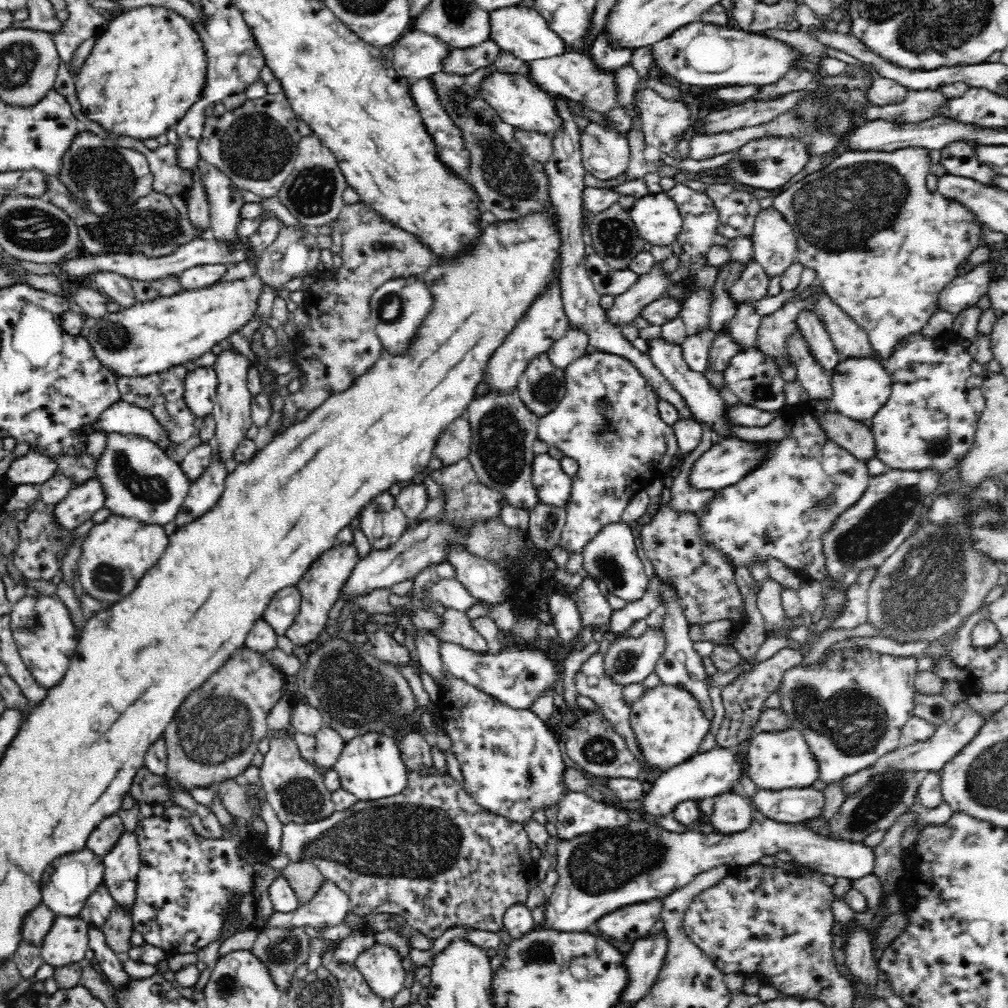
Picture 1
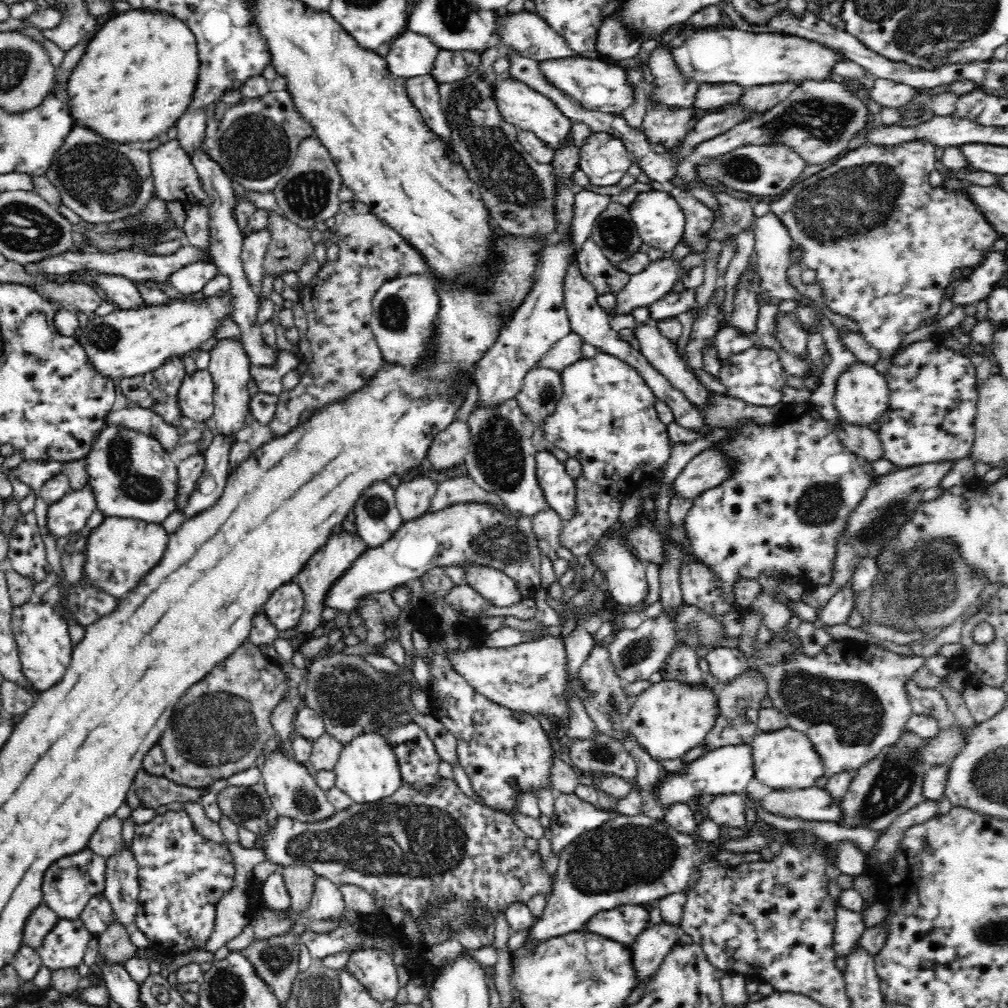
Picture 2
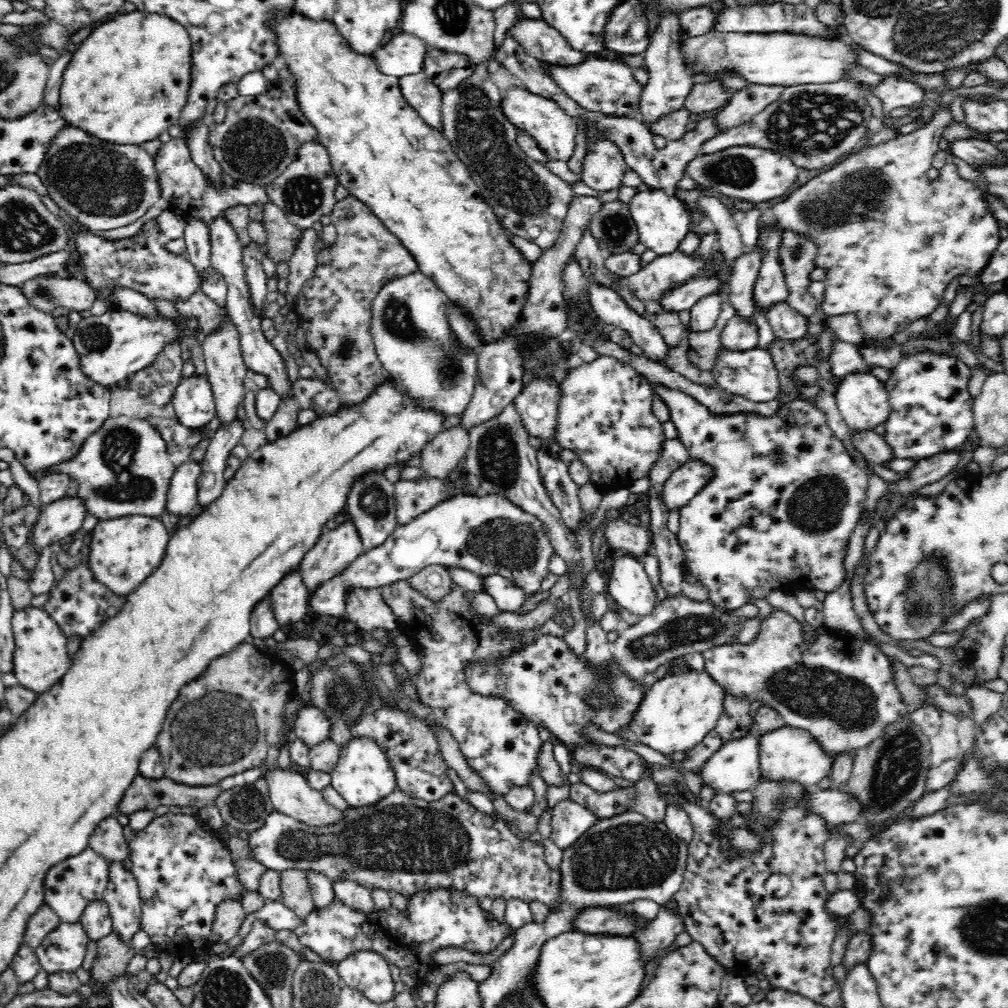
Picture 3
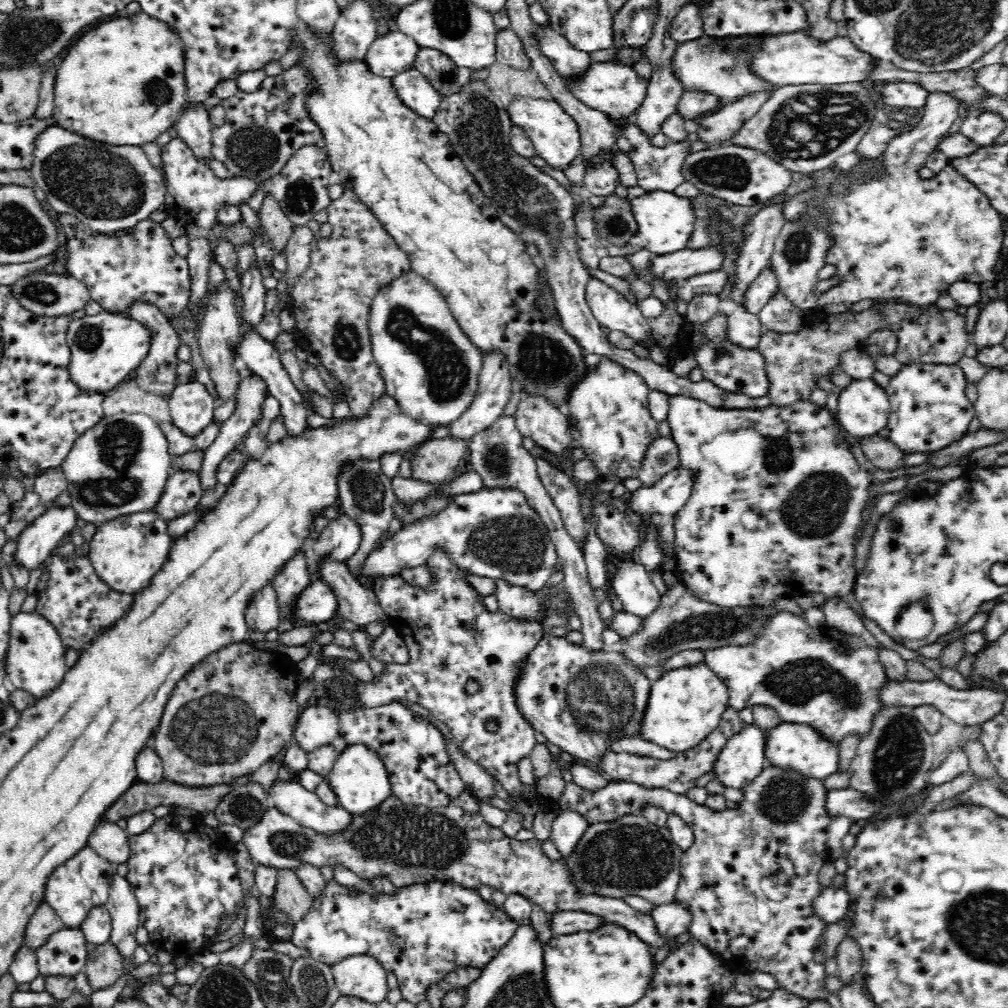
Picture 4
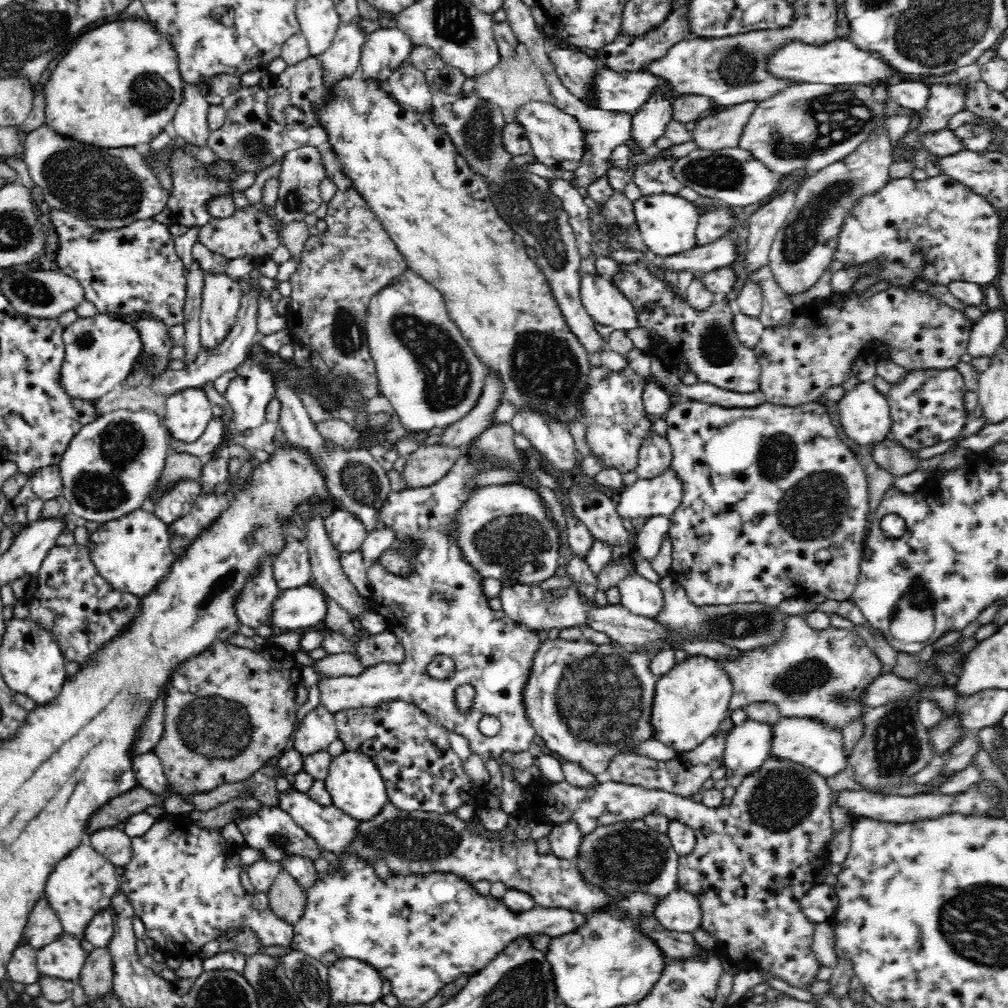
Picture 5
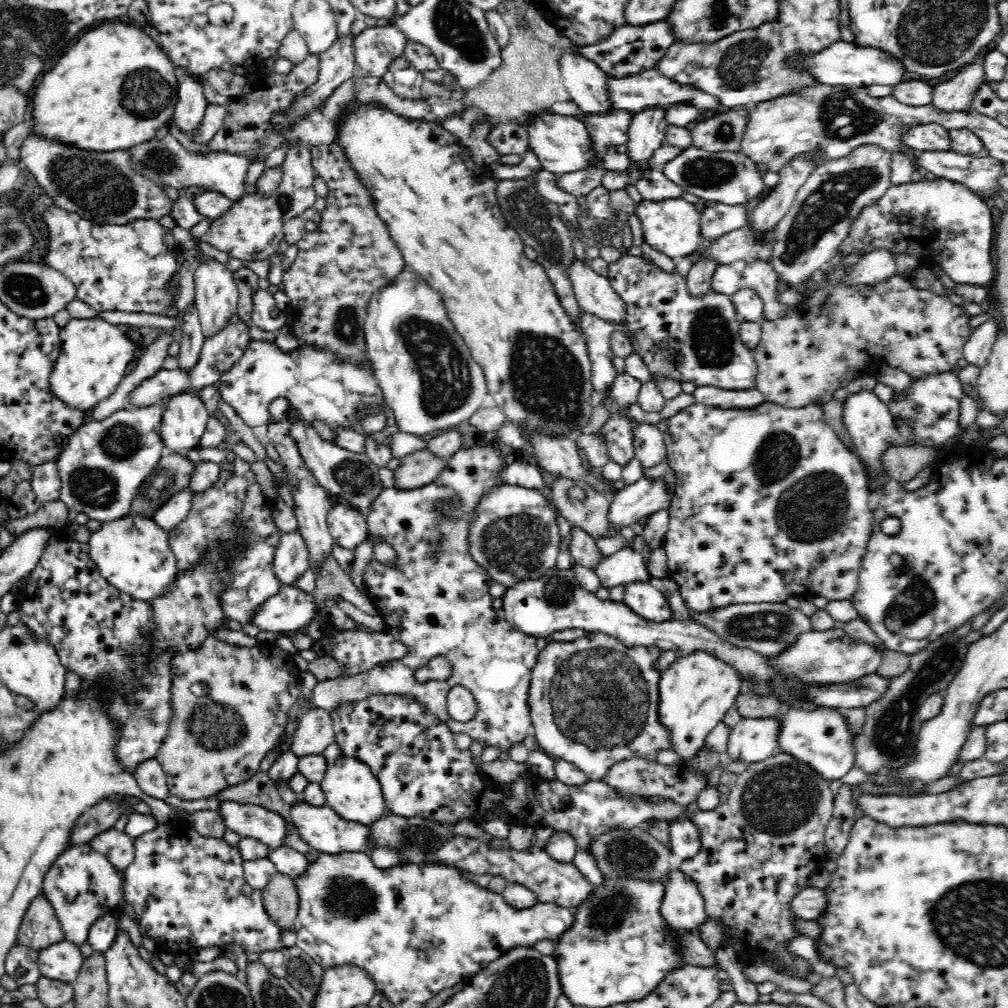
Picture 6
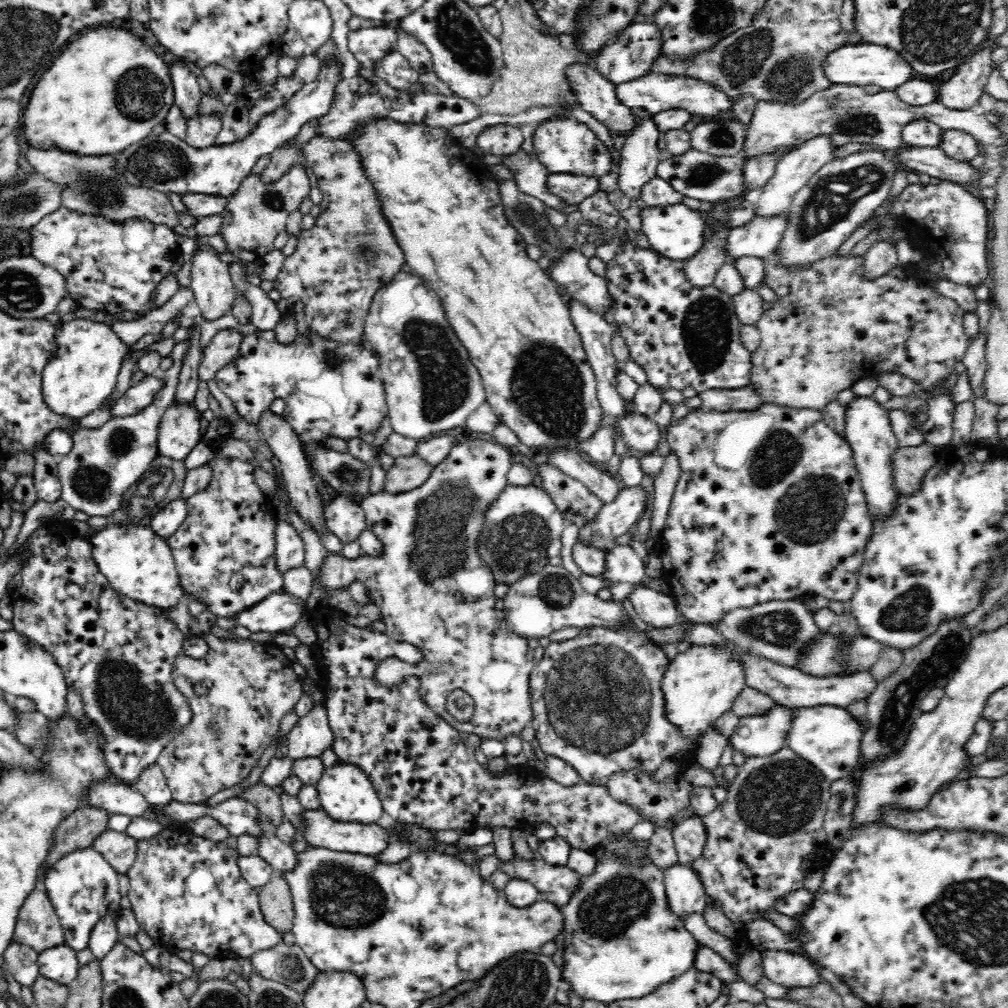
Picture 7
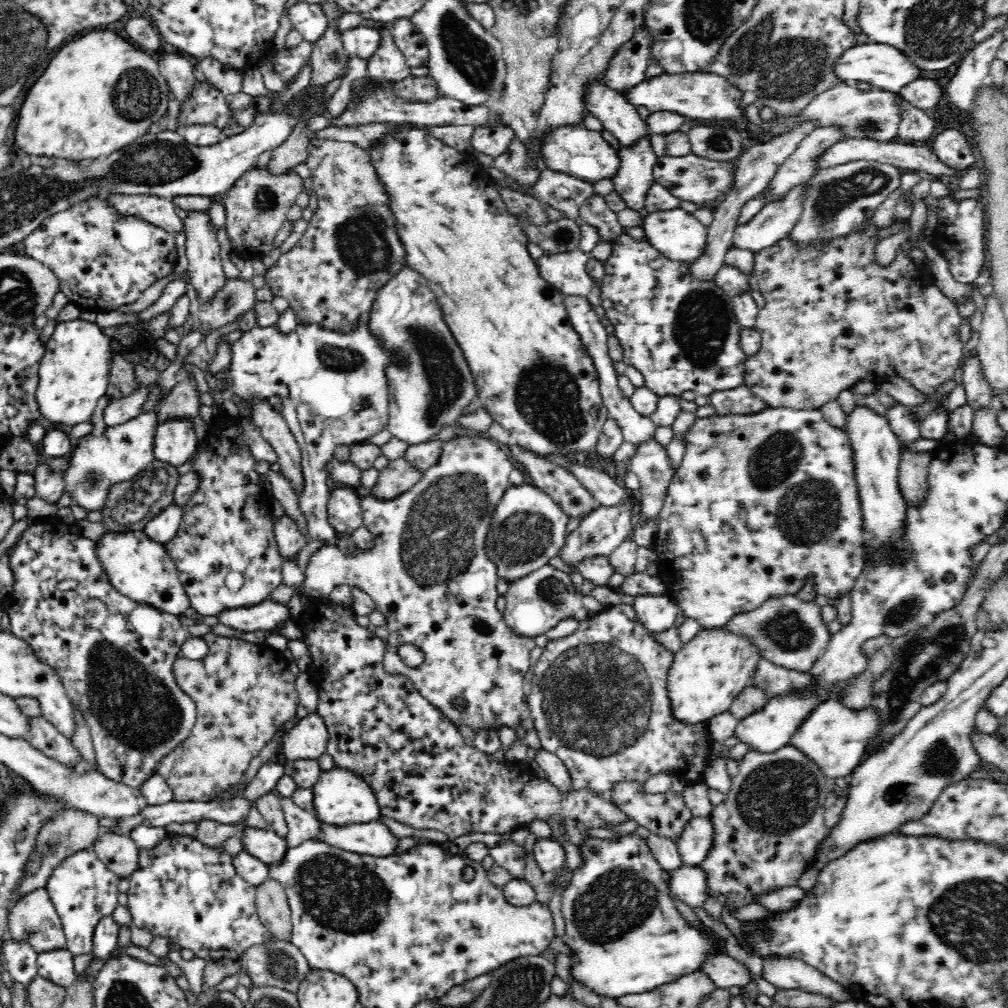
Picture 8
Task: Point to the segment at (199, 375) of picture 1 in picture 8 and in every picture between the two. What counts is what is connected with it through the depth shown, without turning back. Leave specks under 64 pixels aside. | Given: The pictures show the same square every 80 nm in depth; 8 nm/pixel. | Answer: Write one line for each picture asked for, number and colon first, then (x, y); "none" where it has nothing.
2: (196, 395)
3: (193, 403)
4: (191, 406)
5: (189, 411)
6: (185, 418)
7: (181, 425)
8: (175, 441)

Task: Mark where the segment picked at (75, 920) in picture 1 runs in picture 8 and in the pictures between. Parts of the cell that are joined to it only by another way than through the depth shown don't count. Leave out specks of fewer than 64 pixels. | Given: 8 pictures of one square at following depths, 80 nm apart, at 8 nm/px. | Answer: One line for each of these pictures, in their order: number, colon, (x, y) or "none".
2: (64, 946)
3: (62, 950)
4: (64, 953)
5: (64, 957)
6: (63, 960)
7: (59, 963)
8: (57, 965)

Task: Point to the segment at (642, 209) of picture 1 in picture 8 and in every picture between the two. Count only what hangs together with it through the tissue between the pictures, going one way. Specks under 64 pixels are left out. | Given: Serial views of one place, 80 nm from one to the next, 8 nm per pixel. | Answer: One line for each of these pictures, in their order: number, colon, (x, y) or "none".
2: (659, 220)
3: (662, 221)
4: (665, 221)
5: (667, 222)
6: (670, 225)
7: (675, 231)
8: (677, 234)

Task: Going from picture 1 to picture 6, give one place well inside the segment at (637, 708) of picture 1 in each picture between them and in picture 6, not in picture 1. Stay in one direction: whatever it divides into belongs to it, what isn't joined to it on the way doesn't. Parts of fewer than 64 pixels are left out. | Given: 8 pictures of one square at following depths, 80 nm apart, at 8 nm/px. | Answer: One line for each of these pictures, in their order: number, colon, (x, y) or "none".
2: (669, 719)
3: (675, 713)
4: (685, 704)
5: (690, 701)
6: (696, 692)

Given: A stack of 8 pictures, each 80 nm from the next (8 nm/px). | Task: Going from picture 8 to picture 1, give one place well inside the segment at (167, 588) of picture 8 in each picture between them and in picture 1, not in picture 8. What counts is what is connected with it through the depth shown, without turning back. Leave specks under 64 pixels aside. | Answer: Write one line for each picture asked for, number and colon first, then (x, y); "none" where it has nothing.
1: (115, 554)
2: (119, 552)
3: (123, 551)
4: (125, 552)
5: (133, 552)
6: (132, 553)
7: (138, 562)

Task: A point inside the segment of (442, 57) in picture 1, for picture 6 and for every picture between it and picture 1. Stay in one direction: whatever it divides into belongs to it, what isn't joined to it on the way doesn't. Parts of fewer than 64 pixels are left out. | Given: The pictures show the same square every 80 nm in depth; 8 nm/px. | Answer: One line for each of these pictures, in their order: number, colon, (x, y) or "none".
2: (411, 55)
3: (405, 53)
4: (391, 54)
5: (386, 50)
6: (376, 48)

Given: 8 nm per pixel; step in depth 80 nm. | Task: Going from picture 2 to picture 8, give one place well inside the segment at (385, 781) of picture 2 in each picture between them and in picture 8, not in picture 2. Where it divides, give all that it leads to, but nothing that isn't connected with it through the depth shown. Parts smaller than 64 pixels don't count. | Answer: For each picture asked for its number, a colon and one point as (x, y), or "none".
3: (363, 774)
4: (359, 777)
5: (357, 786)
6: (351, 787)
7: (346, 791)
8: (341, 797)

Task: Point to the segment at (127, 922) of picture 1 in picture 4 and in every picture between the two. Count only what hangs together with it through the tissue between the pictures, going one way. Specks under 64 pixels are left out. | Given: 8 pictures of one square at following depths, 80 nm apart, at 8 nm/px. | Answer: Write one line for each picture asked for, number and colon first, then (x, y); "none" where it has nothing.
2: (114, 943)
3: (113, 953)
4: (106, 965)

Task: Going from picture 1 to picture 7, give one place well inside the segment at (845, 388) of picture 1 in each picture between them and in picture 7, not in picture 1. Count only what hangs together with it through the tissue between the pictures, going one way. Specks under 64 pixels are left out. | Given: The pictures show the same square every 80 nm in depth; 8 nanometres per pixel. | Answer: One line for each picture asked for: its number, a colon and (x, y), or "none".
2: (861, 394)
3: (862, 399)
4: (863, 406)
5: (865, 415)
6: (870, 425)
7: (869, 433)

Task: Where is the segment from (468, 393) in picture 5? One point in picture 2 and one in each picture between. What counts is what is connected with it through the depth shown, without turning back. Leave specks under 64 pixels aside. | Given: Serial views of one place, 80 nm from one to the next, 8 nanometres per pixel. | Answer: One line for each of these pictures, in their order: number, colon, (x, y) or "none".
2: (402, 307)
3: (409, 330)
4: (410, 323)

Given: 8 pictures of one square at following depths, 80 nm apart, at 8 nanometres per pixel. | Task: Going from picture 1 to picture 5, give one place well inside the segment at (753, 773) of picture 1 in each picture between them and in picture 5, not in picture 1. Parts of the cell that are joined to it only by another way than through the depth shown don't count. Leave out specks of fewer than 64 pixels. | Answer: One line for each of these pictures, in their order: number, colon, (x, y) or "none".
2: (782, 759)
3: (787, 754)
4: (797, 748)
5: (805, 742)

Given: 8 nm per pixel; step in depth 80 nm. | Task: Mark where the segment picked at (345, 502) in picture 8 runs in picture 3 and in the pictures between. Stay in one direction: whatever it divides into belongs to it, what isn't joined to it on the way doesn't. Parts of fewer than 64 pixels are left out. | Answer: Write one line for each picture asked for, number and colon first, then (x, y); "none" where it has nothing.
3: (340, 545)
4: (340, 539)
5: (347, 534)
6: (349, 528)
7: (345, 518)

